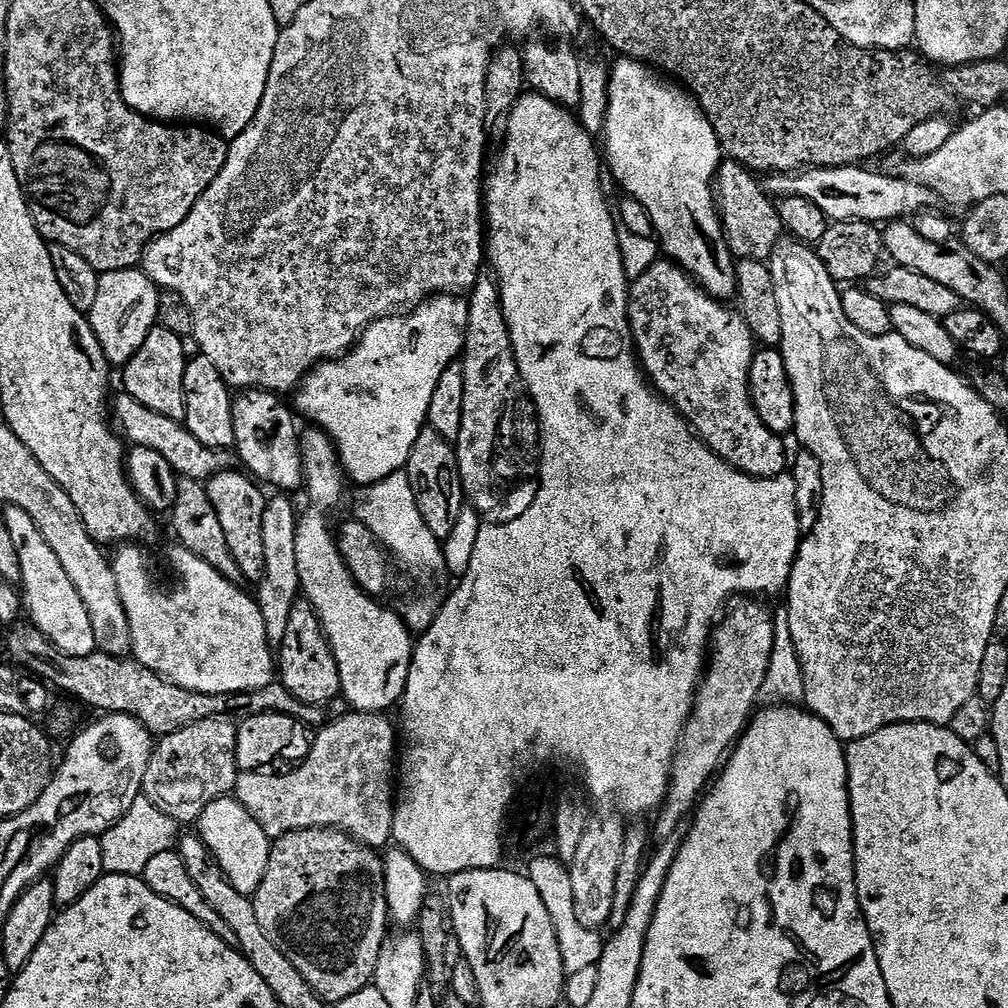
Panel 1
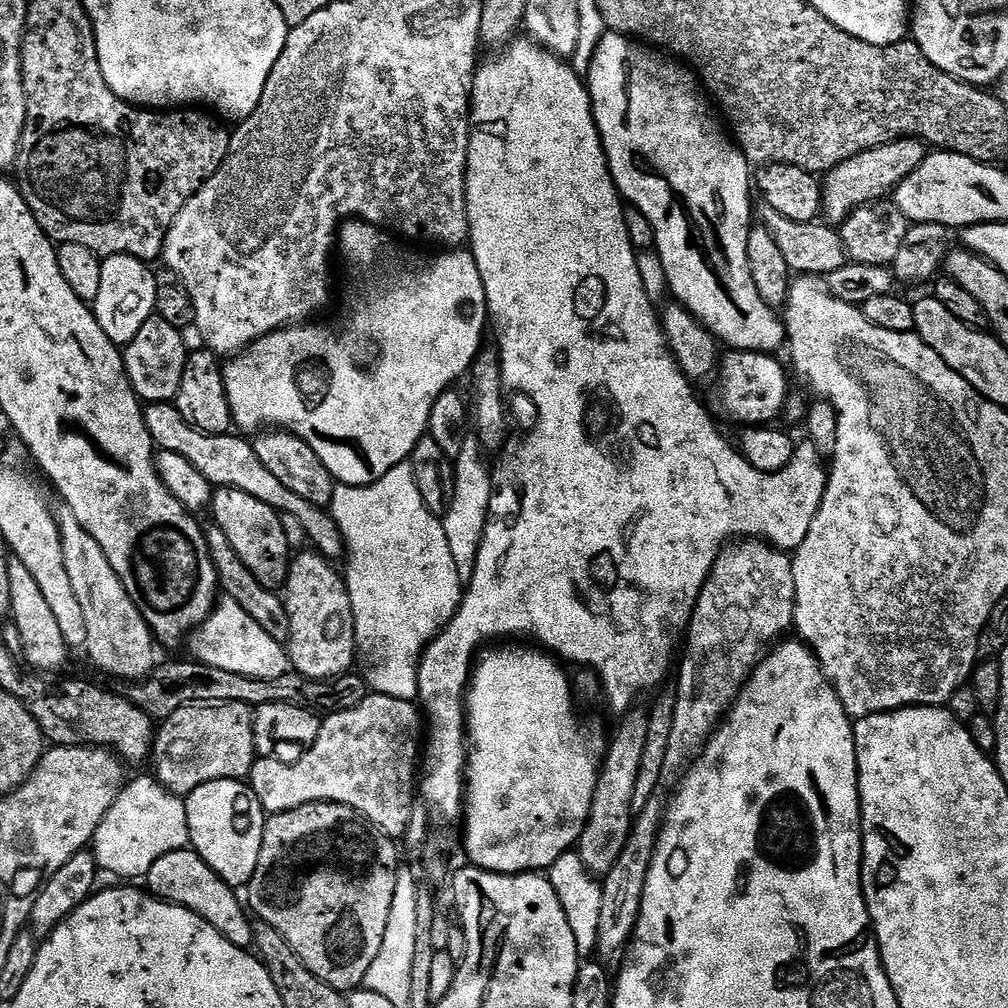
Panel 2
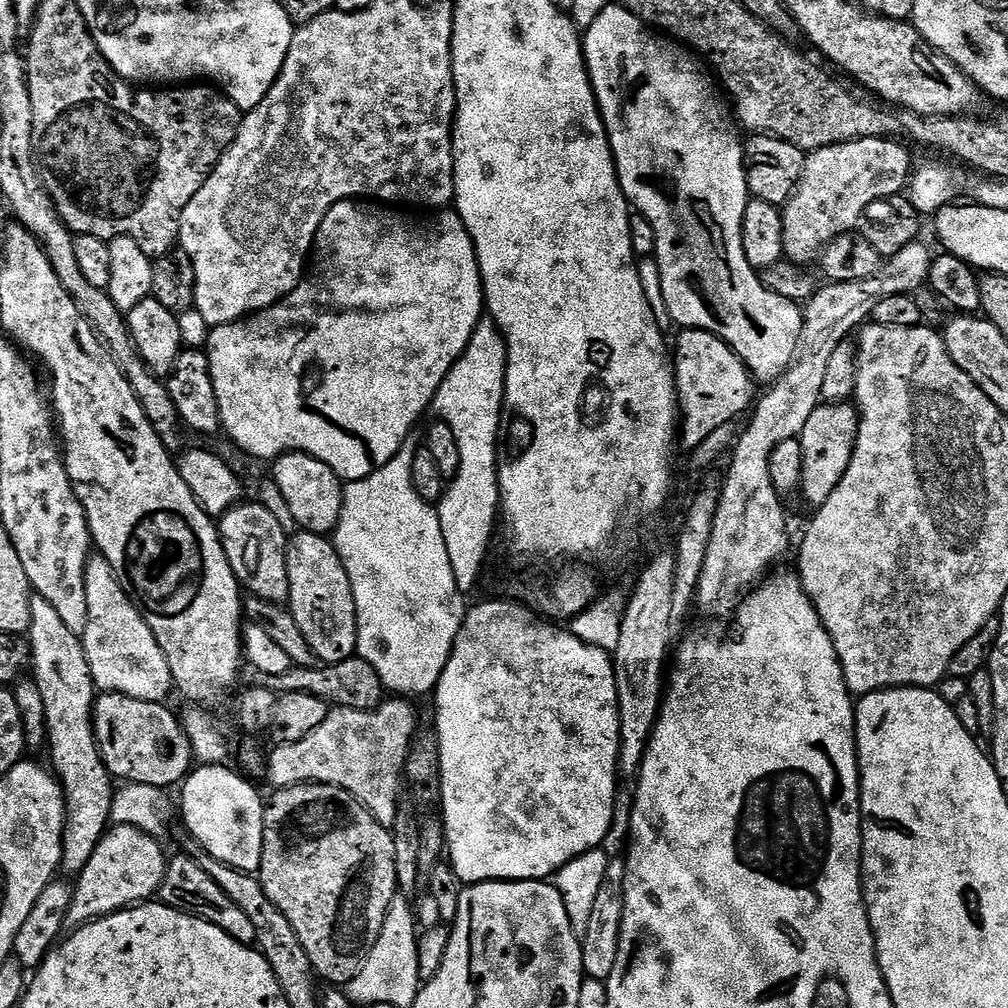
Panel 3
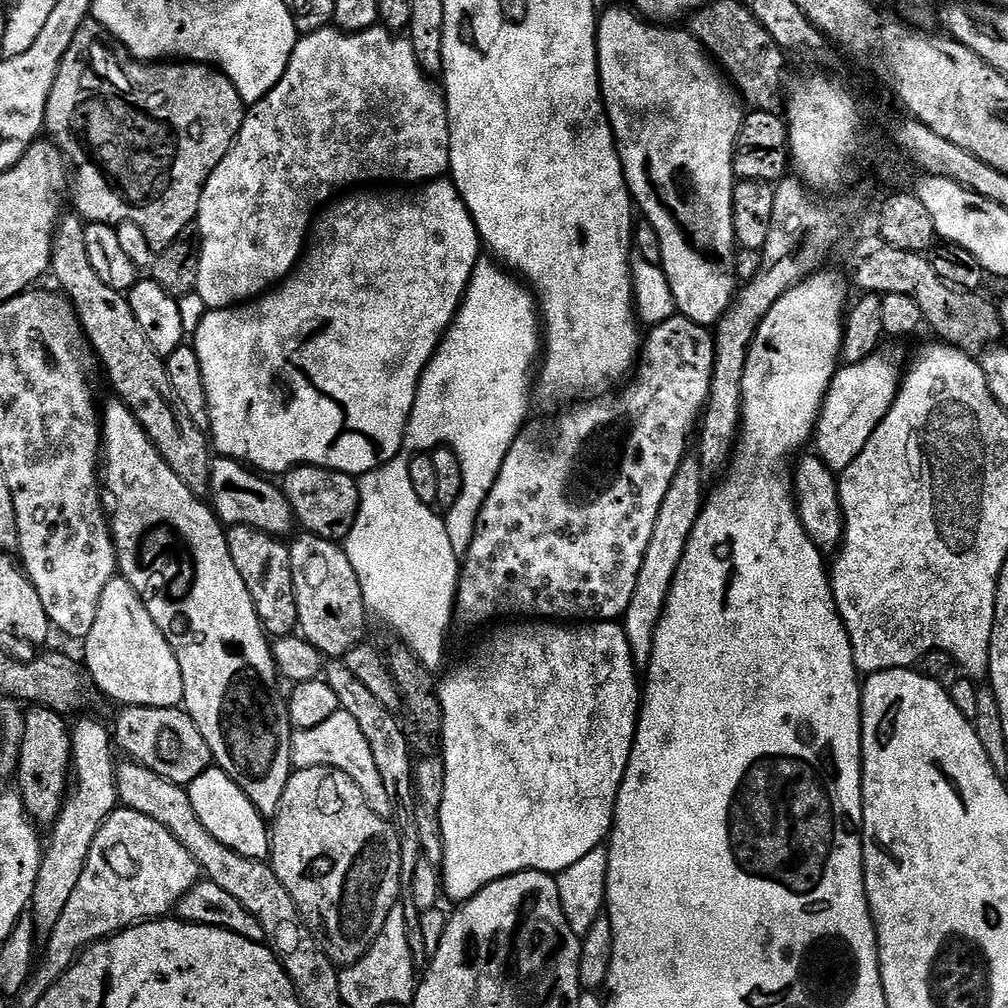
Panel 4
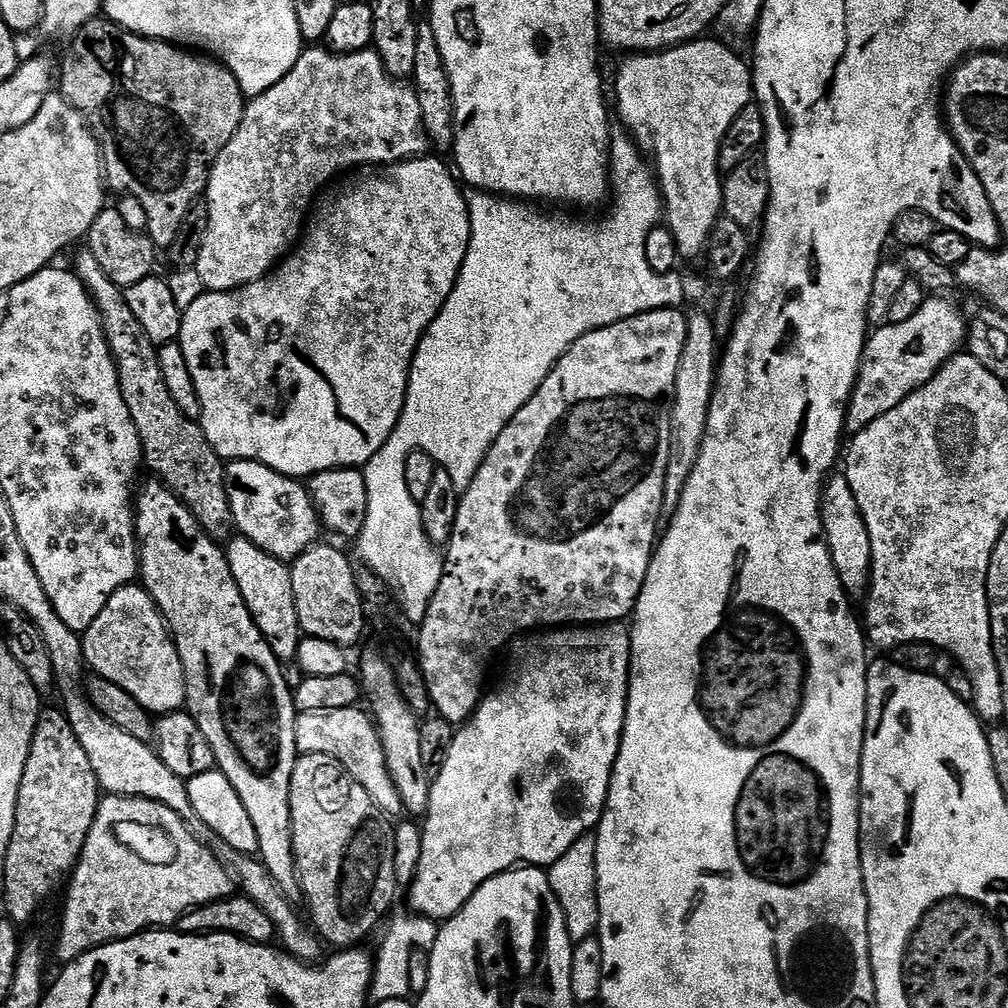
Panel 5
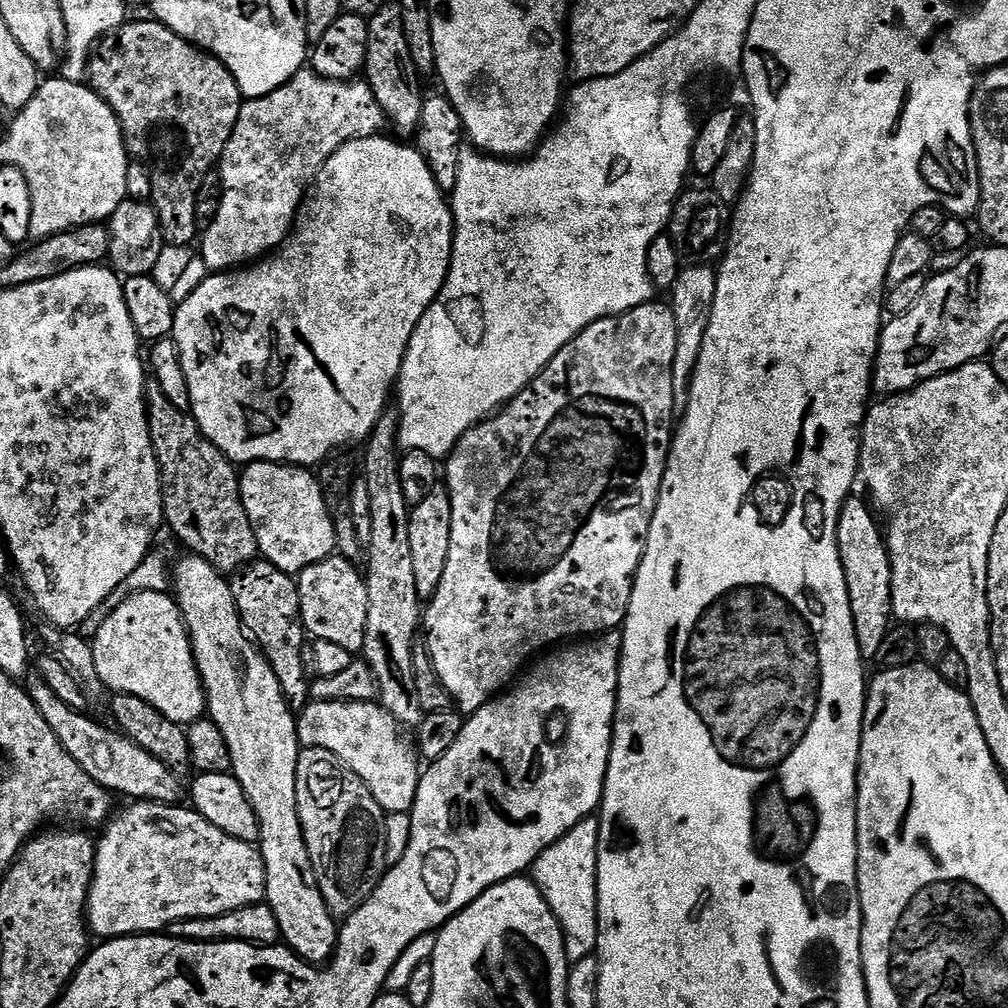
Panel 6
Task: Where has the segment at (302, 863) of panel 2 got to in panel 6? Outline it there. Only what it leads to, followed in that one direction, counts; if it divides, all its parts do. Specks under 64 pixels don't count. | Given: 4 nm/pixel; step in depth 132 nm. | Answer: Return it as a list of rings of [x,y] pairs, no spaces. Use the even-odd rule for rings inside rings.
[[[305,748],[296,771],[298,818],[326,906],[337,918],[346,918],[378,886],[389,867],[386,862],[385,811],[370,790],[330,750]]]

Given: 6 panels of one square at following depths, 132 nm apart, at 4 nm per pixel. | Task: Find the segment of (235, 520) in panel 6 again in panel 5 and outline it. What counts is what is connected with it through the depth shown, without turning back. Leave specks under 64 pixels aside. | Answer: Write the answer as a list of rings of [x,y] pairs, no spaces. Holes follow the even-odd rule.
[[[86,246],[81,247],[76,256],[74,271],[86,286],[104,324],[104,333],[118,370],[118,382],[122,386],[122,398],[126,398],[126,410],[130,410],[130,418],[134,418],[134,426],[138,426],[147,471],[149,468],[159,483],[183,500],[208,536],[217,542],[231,540],[236,523],[224,481],[225,461],[210,446],[199,423],[174,406],[174,398],[170,398],[170,389],[162,378],[158,345],[146,338],[146,330],[142,330],[138,318],[134,318],[130,306],[126,306],[124,289],[110,282],[98,258],[94,258]]]

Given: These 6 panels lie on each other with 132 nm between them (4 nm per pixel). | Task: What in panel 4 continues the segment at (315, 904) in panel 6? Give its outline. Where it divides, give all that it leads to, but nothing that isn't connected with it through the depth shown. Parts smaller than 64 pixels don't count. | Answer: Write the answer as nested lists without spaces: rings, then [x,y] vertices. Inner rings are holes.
[[[110,399],[108,405],[102,408],[102,484],[110,495],[116,499],[116,513],[111,513],[110,527],[112,529],[112,541],[116,547],[116,566],[119,575],[124,577],[130,586],[138,594],[138,598],[146,606],[150,618],[154,618],[154,626],[162,630],[166,642],[174,650],[178,658],[178,670],[182,670],[182,690],[184,691],[184,703],[182,705],[185,712],[194,718],[194,726],[202,730],[202,738],[206,738],[206,746],[210,746],[215,767],[221,768],[235,784],[240,787],[254,802],[254,806],[265,818],[275,817],[278,810],[278,802],[282,798],[282,790],[286,790],[286,782],[291,778],[294,771],[292,766],[292,733],[294,731],[290,718],[288,717],[288,706],[283,699],[276,697],[276,659],[272,656],[272,644],[267,632],[264,631],[262,622],[254,610],[254,598],[250,598],[250,590],[246,590],[246,582],[242,582],[242,574],[238,574],[238,566],[234,566],[234,558],[230,558],[230,546],[228,545],[228,534],[225,525],[221,524],[215,511],[201,497],[195,496],[170,470],[168,463],[158,454],[154,442],[142,430],[138,418],[126,407],[120,399]]]

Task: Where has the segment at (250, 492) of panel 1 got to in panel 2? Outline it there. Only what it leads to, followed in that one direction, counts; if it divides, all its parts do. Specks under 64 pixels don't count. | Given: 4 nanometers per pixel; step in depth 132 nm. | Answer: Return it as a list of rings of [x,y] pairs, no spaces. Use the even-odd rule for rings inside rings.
[[[216,488],[212,494],[210,513],[215,527],[220,528],[230,538],[230,546],[234,546],[234,554],[242,558],[242,566],[262,582],[269,592],[279,593],[288,582],[288,532],[284,529],[285,521],[281,513],[276,512],[266,502],[258,502],[246,490],[237,488]]]

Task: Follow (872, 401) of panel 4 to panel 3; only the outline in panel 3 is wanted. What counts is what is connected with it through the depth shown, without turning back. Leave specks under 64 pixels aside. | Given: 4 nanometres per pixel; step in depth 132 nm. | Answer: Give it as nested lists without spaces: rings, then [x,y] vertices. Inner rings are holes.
[[[821,403],[820,407],[810,414],[810,422],[806,422],[802,443],[804,445],[804,479],[802,496],[819,506],[834,494],[834,486],[842,482],[842,474],[850,466],[850,458],[854,454],[854,446],[860,429],[859,411],[851,403]]]

